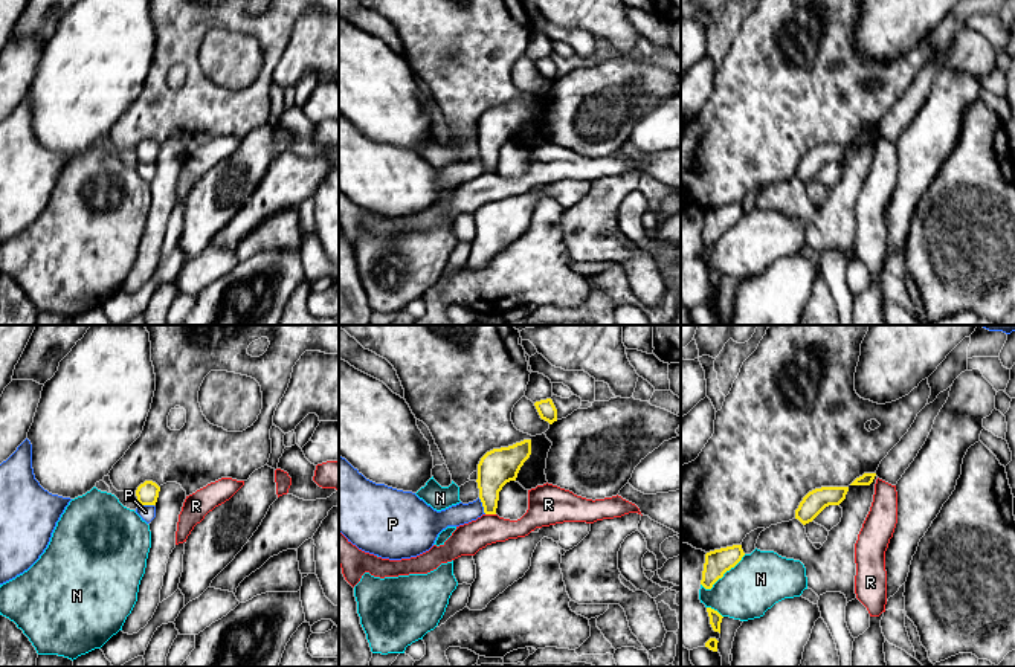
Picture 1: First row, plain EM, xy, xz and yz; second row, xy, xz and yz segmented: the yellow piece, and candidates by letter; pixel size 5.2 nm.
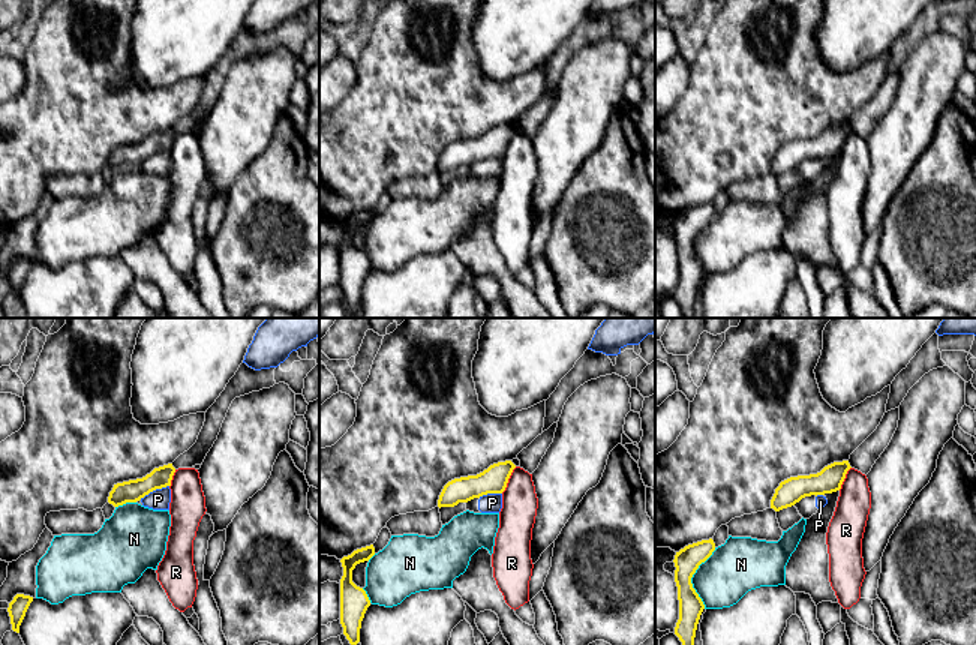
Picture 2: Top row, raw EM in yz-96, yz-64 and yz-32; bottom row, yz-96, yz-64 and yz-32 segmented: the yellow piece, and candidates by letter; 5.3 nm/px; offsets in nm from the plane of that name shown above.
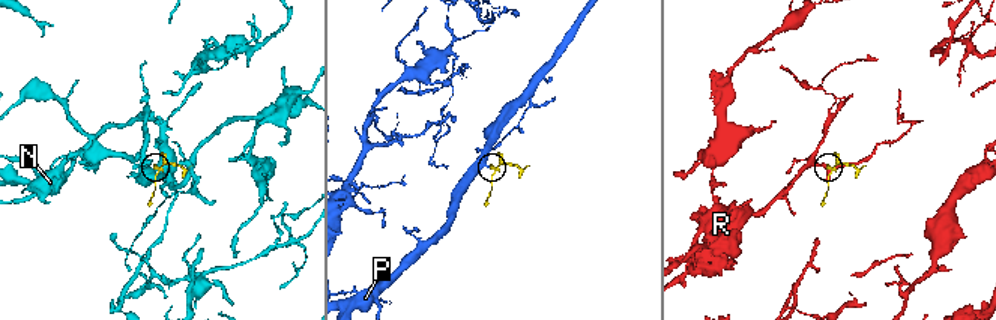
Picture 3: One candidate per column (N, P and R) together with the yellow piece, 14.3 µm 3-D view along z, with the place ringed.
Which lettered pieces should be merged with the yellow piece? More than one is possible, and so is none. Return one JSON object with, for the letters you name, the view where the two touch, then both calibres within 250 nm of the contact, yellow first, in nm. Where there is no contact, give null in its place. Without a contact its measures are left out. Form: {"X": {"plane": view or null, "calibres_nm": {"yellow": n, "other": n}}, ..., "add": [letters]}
{"add": []}

